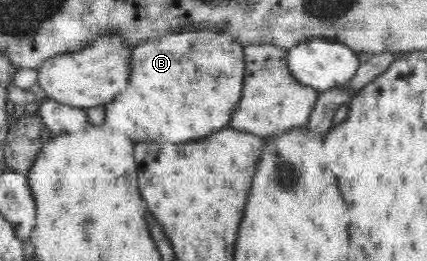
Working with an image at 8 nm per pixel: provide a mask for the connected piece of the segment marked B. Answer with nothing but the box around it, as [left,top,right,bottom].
[105,26,244,142]

